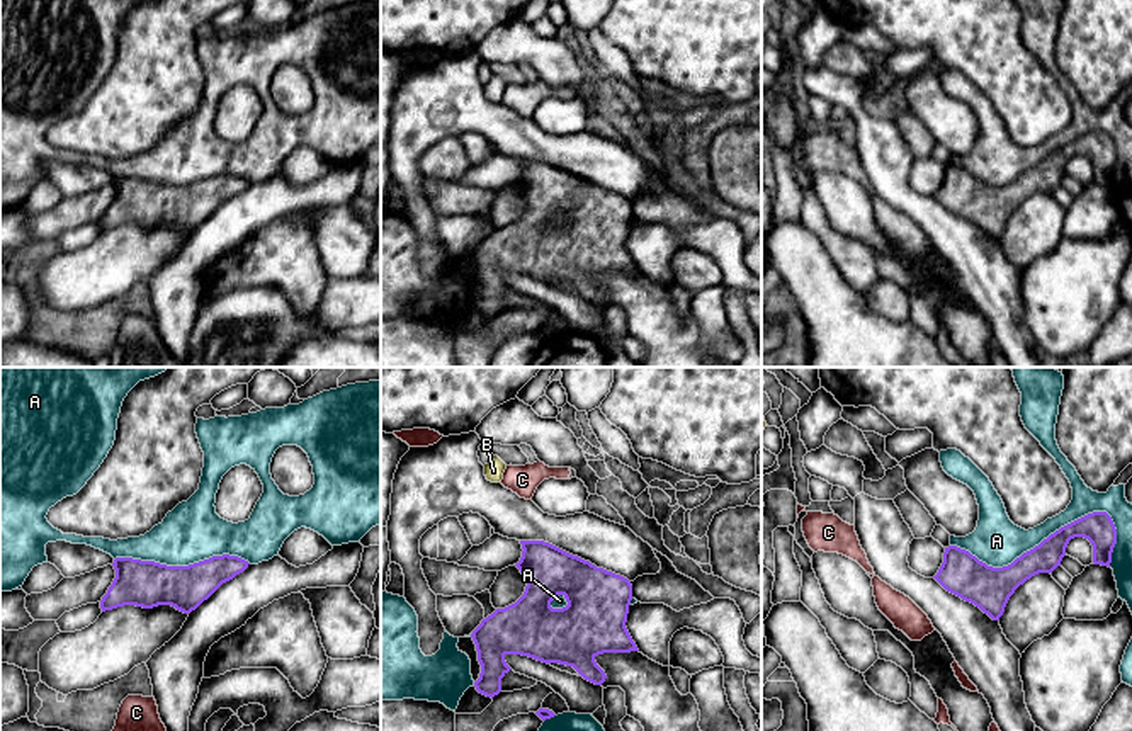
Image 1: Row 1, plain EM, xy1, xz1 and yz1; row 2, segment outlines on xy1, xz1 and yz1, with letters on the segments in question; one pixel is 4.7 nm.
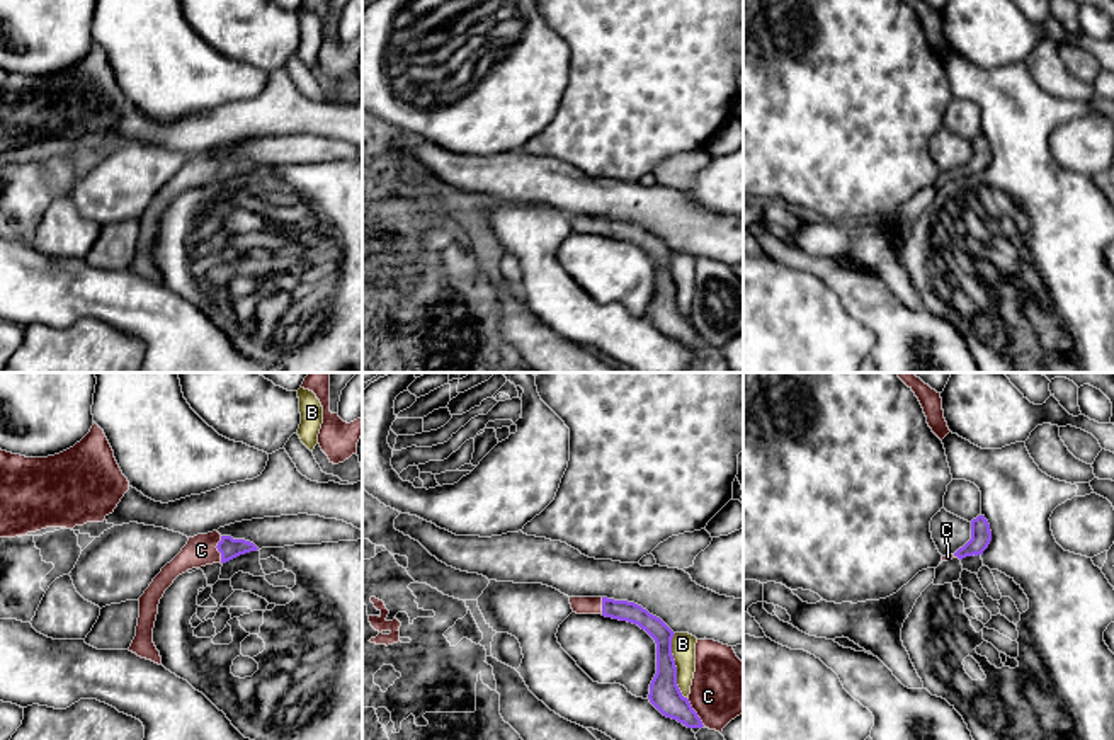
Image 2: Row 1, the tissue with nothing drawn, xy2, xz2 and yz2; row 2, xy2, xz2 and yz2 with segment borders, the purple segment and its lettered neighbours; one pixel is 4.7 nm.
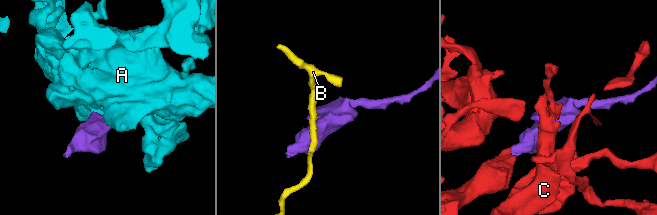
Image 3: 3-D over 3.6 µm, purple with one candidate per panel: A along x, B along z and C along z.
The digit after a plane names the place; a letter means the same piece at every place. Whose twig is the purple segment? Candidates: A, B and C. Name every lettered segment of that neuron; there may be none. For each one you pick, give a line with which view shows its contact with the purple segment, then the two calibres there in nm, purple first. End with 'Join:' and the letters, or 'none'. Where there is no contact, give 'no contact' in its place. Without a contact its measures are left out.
C: xy2 | 100/150 nm
Join: C

